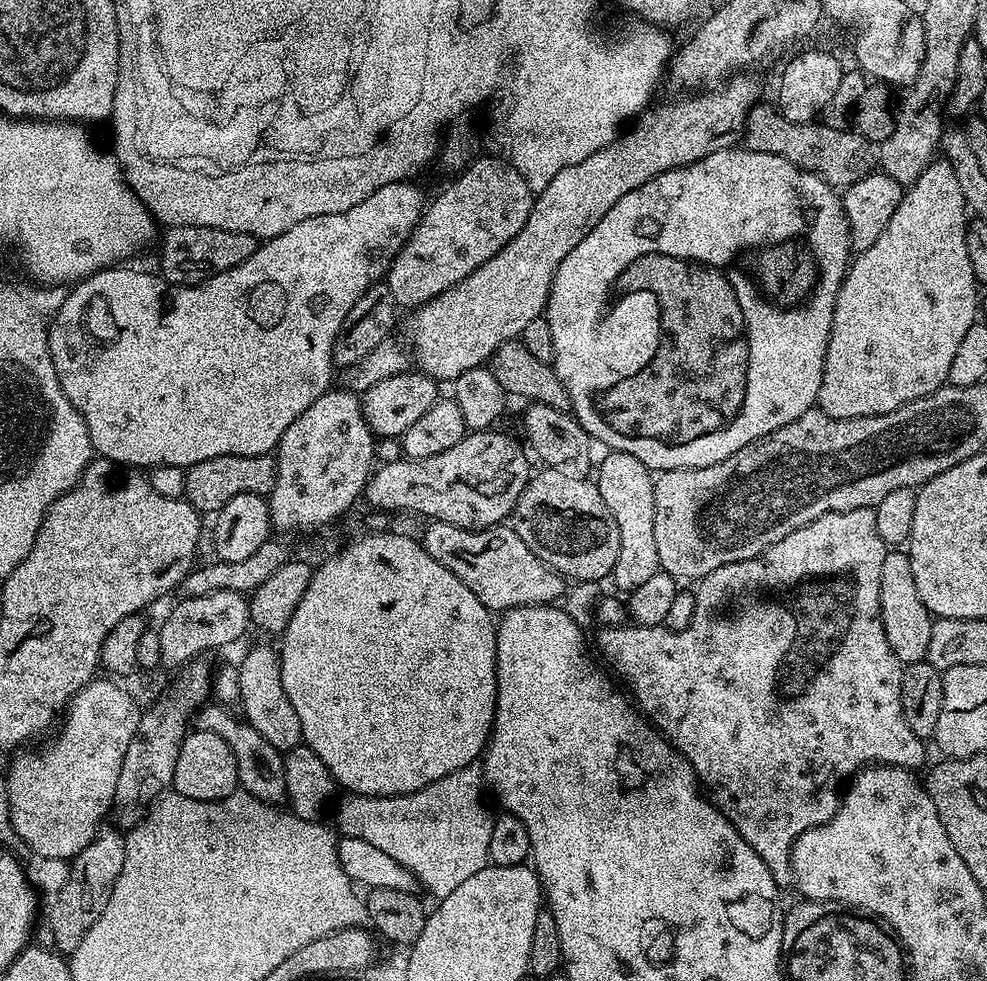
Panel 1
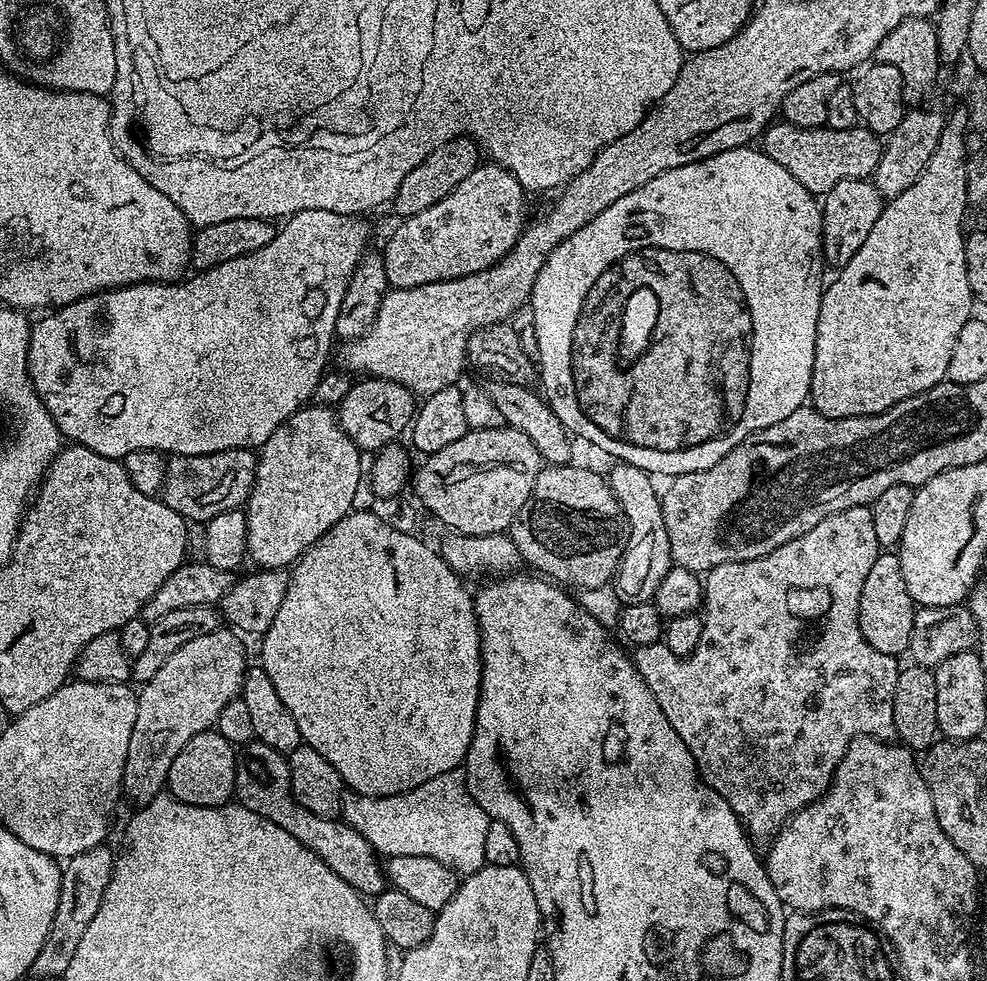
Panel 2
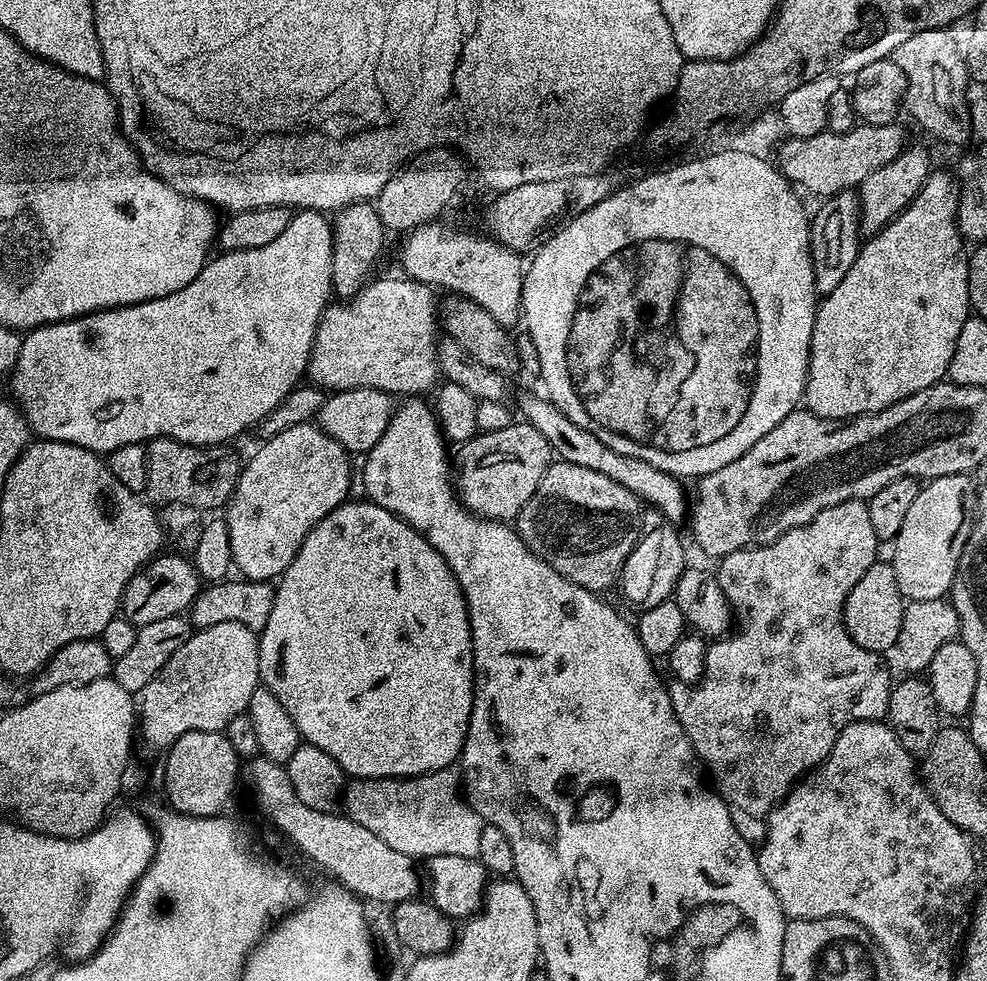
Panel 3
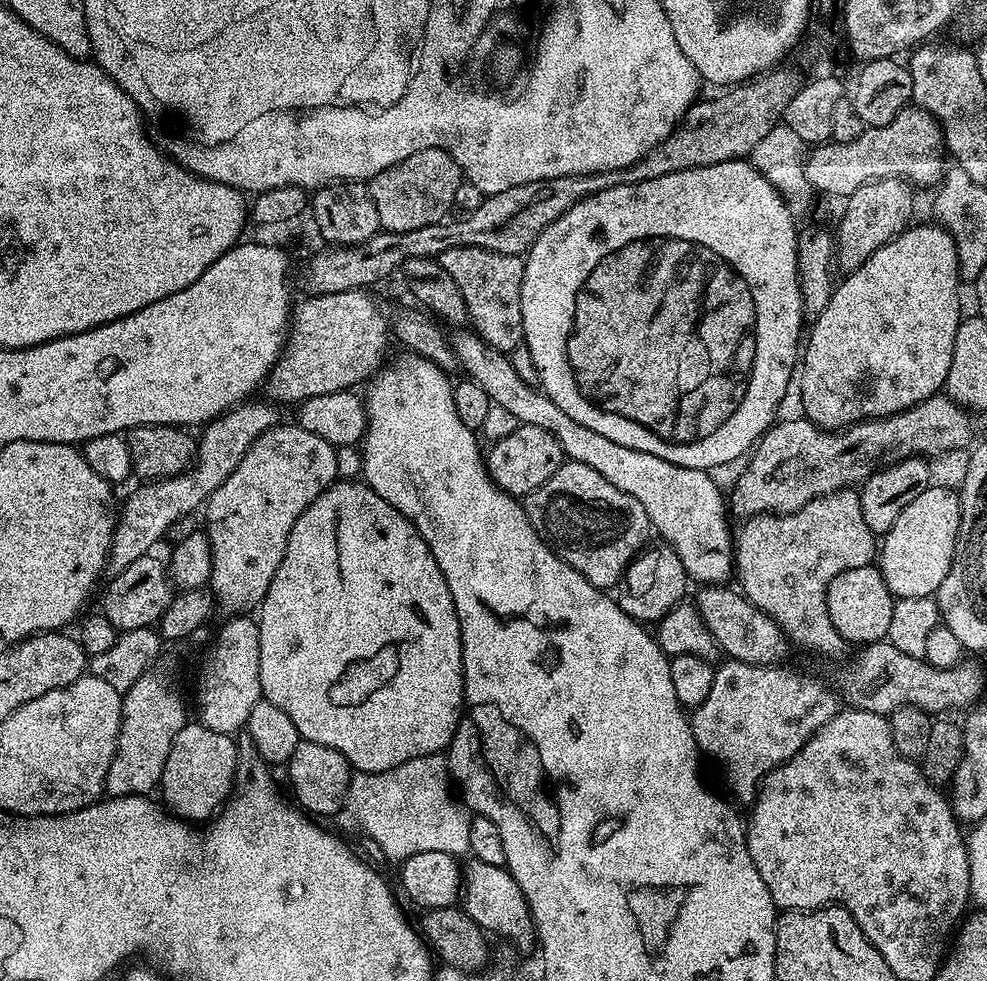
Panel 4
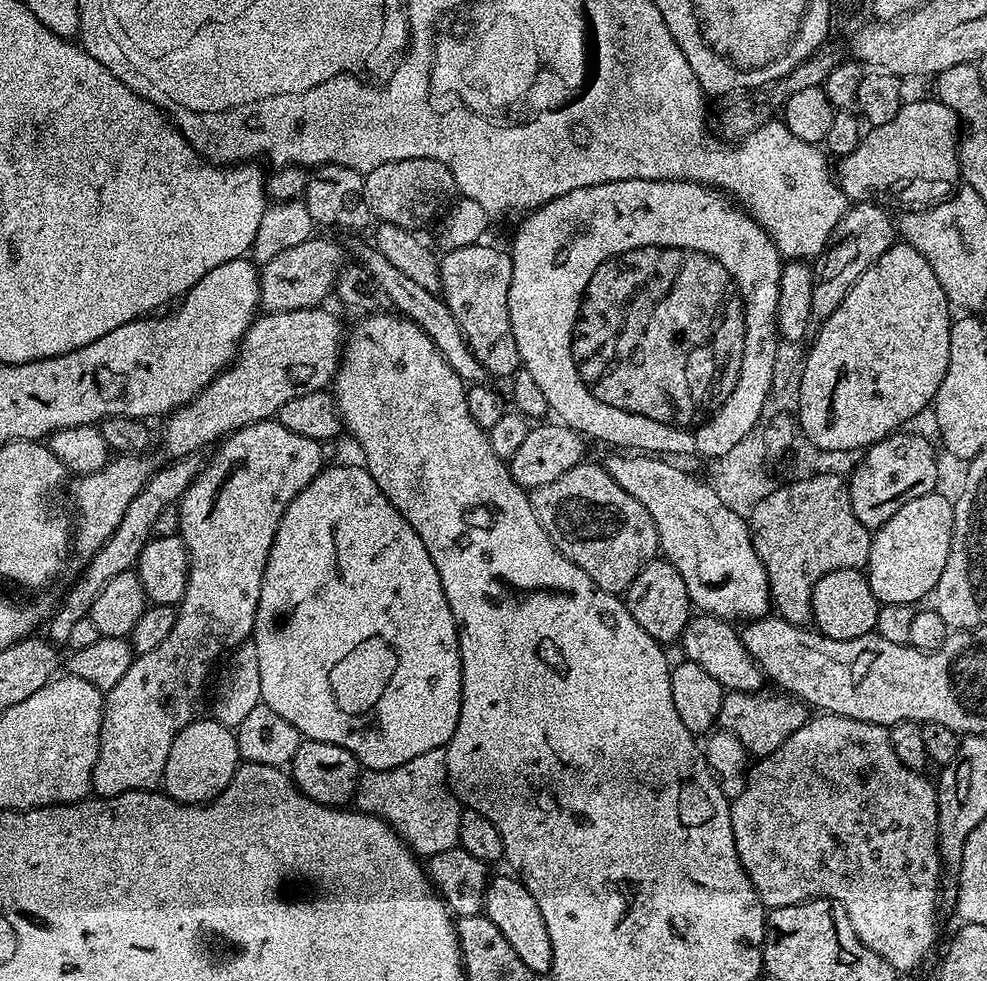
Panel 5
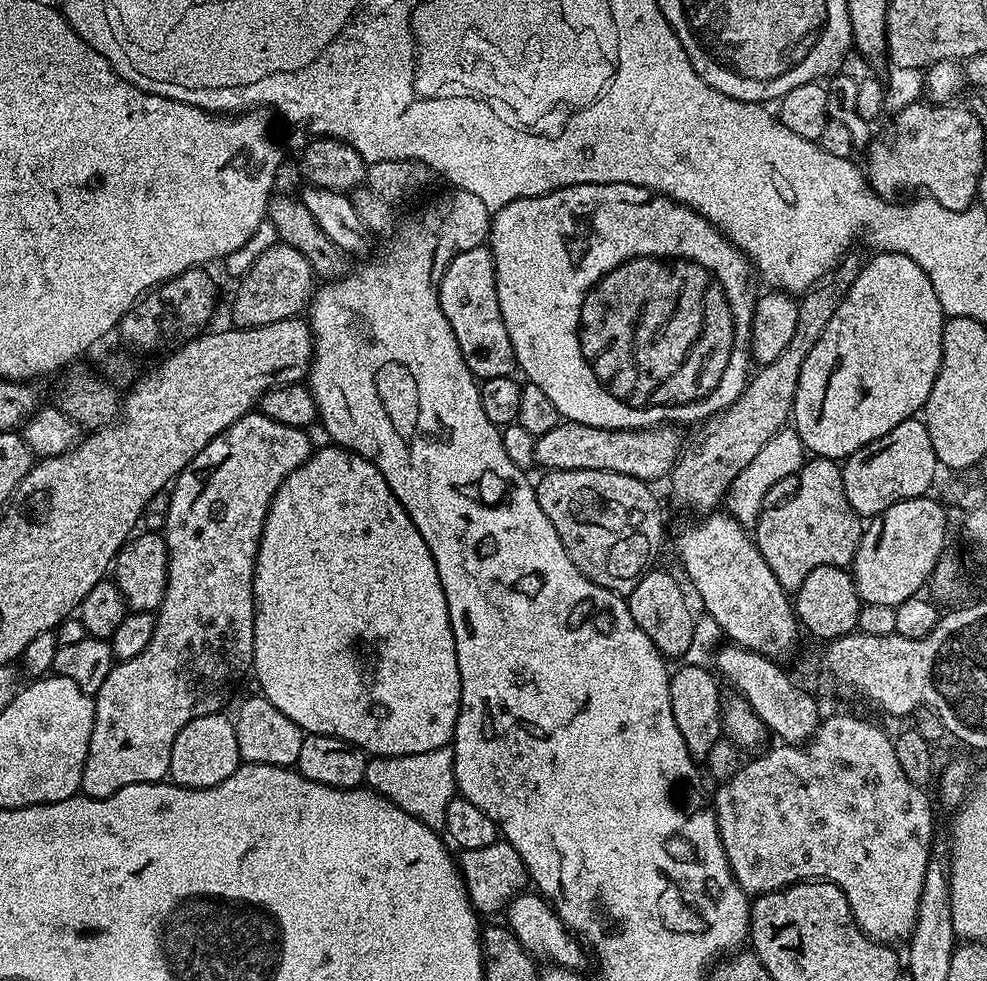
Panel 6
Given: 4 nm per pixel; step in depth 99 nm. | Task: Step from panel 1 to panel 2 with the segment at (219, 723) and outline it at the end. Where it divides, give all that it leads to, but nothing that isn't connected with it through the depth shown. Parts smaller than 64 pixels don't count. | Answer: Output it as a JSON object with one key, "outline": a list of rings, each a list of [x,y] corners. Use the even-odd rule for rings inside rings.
{"outline":[[[255,739],[239,749],[234,796],[239,803],[254,810],[254,814],[262,814],[262,818],[270,818],[274,826],[282,826],[286,834],[294,834],[298,842],[314,850],[326,862],[326,866],[330,866],[338,874],[338,878],[342,878],[342,882],[349,884],[361,896],[375,898],[385,891],[384,869],[370,842],[366,842],[366,838],[362,838],[362,834],[358,834],[358,830],[354,830],[349,824],[306,810],[306,806],[302,806],[292,792],[288,757],[285,753],[274,750],[274,746],[266,746]]]}

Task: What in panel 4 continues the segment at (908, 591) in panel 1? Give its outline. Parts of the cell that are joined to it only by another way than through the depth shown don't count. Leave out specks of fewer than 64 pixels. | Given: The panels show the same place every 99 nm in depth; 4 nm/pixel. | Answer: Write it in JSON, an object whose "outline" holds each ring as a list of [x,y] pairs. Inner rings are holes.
{"outline":[[[875,563],[838,574],[826,592],[826,610],[830,614],[830,622],[834,622],[834,630],[838,630],[849,645],[855,646],[879,644],[887,637],[893,603],[892,592]]]}

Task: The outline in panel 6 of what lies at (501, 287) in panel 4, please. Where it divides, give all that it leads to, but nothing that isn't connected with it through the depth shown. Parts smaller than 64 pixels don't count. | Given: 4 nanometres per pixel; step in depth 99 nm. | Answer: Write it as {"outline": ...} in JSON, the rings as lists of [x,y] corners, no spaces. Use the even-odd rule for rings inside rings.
{"outline":[[[491,247],[462,250],[452,259],[440,279],[440,305],[446,322],[450,322],[450,330],[454,330],[458,350],[462,350],[462,358],[477,381],[512,376],[517,371],[514,346],[510,346],[502,310],[498,310],[496,267]]]}

